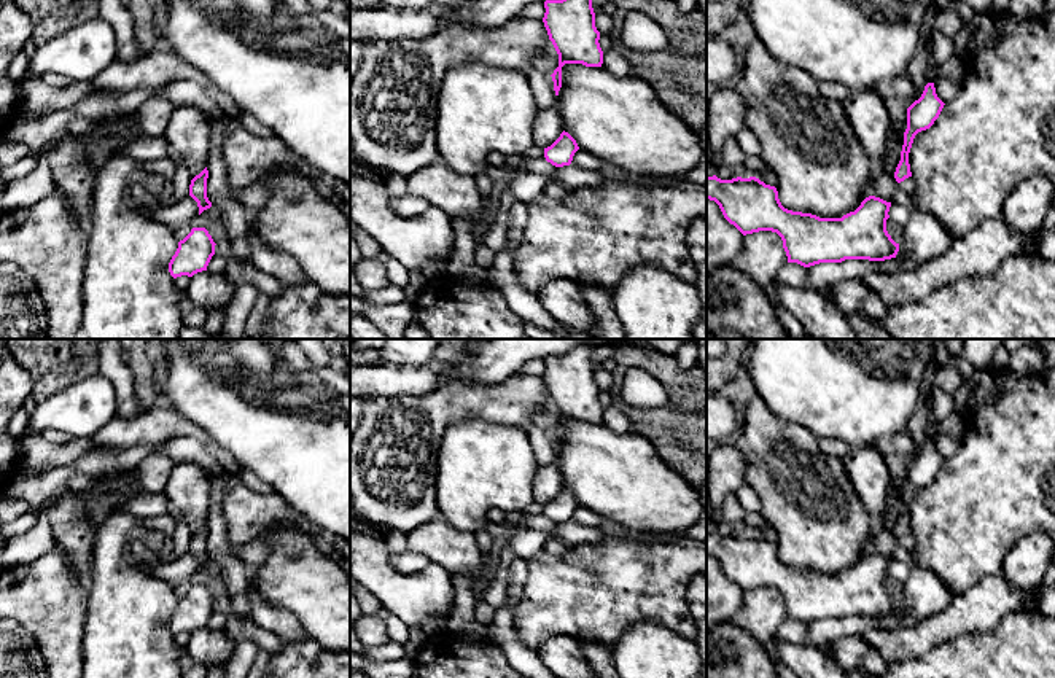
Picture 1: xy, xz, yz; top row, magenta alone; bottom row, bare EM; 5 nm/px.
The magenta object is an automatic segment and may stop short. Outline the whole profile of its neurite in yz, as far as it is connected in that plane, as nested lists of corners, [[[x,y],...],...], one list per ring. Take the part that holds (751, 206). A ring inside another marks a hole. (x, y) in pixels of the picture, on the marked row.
[[[713,175],[707,177],[707,199],[714,201],[743,236],[777,232],[788,263],[804,267],[845,259],[885,261],[899,251],[886,231],[891,202],[875,196],[842,218],[819,218],[784,208],[777,188],[756,177],[721,180]]]

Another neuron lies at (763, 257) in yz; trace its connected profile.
[[[759,231],[743,236],[740,256],[732,263],[743,271],[761,288],[778,280],[778,272],[788,264],[783,240],[777,232]]]

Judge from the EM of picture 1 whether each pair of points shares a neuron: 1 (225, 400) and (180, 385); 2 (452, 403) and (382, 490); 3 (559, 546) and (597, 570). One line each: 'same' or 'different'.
1: same
2: same
3: different

